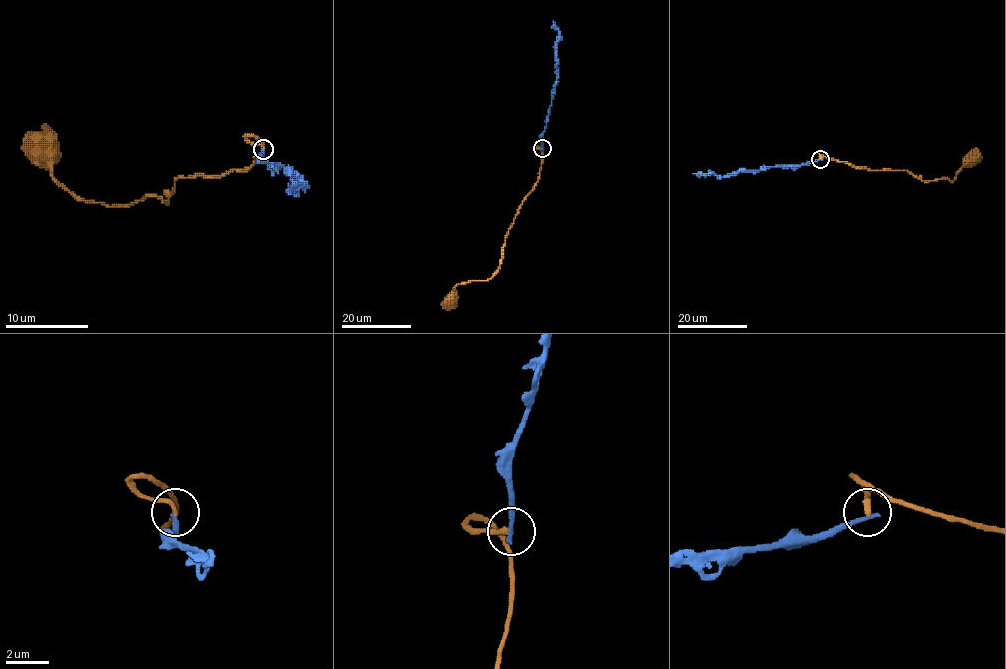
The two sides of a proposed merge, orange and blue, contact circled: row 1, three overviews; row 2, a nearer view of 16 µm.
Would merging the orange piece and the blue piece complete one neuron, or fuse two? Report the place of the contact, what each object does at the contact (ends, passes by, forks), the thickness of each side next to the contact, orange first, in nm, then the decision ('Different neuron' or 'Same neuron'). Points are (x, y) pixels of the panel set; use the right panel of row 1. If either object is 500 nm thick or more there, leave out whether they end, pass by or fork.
Place: (820, 159). At the ring orange ends. At the ring blue ends. Thickness 260 nm (orange) against 220 nm. Different neuron

